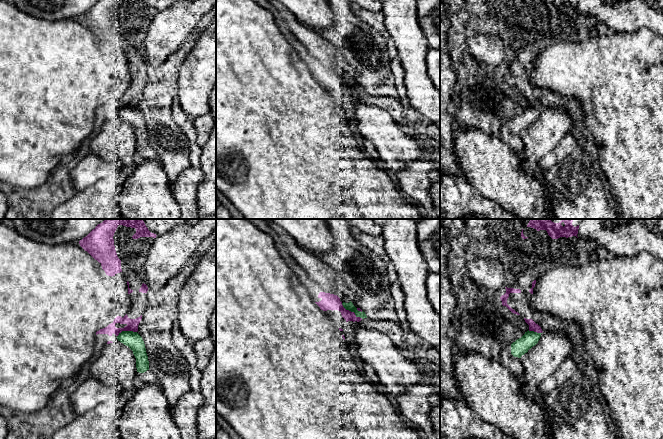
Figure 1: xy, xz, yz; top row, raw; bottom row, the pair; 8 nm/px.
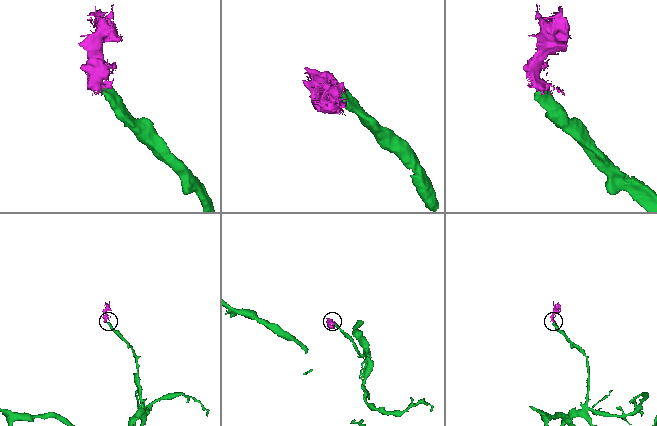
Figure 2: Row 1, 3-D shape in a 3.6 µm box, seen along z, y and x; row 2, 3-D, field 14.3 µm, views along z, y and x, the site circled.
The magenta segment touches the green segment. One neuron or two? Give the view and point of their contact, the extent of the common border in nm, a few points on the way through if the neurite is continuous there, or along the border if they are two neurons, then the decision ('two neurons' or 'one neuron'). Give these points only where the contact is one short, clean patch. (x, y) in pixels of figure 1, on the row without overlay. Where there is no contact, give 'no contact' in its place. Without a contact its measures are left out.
xz (350, 87) | 220 nm | two neurons

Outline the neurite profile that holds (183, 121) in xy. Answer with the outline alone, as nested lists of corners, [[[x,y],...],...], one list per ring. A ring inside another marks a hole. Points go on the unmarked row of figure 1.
[[[174,98],[172,103],[172,117],[179,128],[185,133],[190,142],[195,142],[197,138],[196,129],[191,120],[182,110],[178,98]]]

